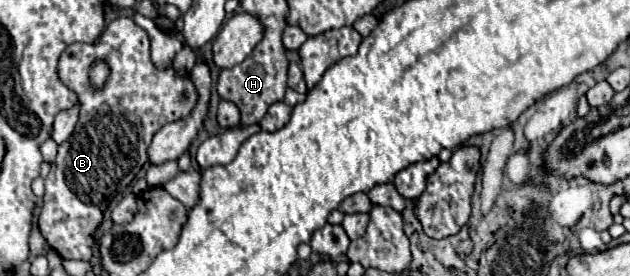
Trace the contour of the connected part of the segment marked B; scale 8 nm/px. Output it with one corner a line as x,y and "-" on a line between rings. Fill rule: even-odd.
116,17
100,35
100,39
92,45
74,43
70,45
58,63
58,75
62,83
78,95
80,101
80,121
68,141
64,141
58,149
58,157
54,161
54,183
46,187
42,197
42,211
38,215
38,231
48,241
48,245
62,259
90,259
94,233
102,223
104,211
110,201
120,195
140,173
140,169
148,163
148,147
152,143
154,133
170,121
184,119
194,109
198,95
190,77
176,77
176,71
170,67
160,71
150,61
150,39
148,33
138,27
130,17
-
94,61
106,61
110,65
110,75
102,89
88,89
88,69

